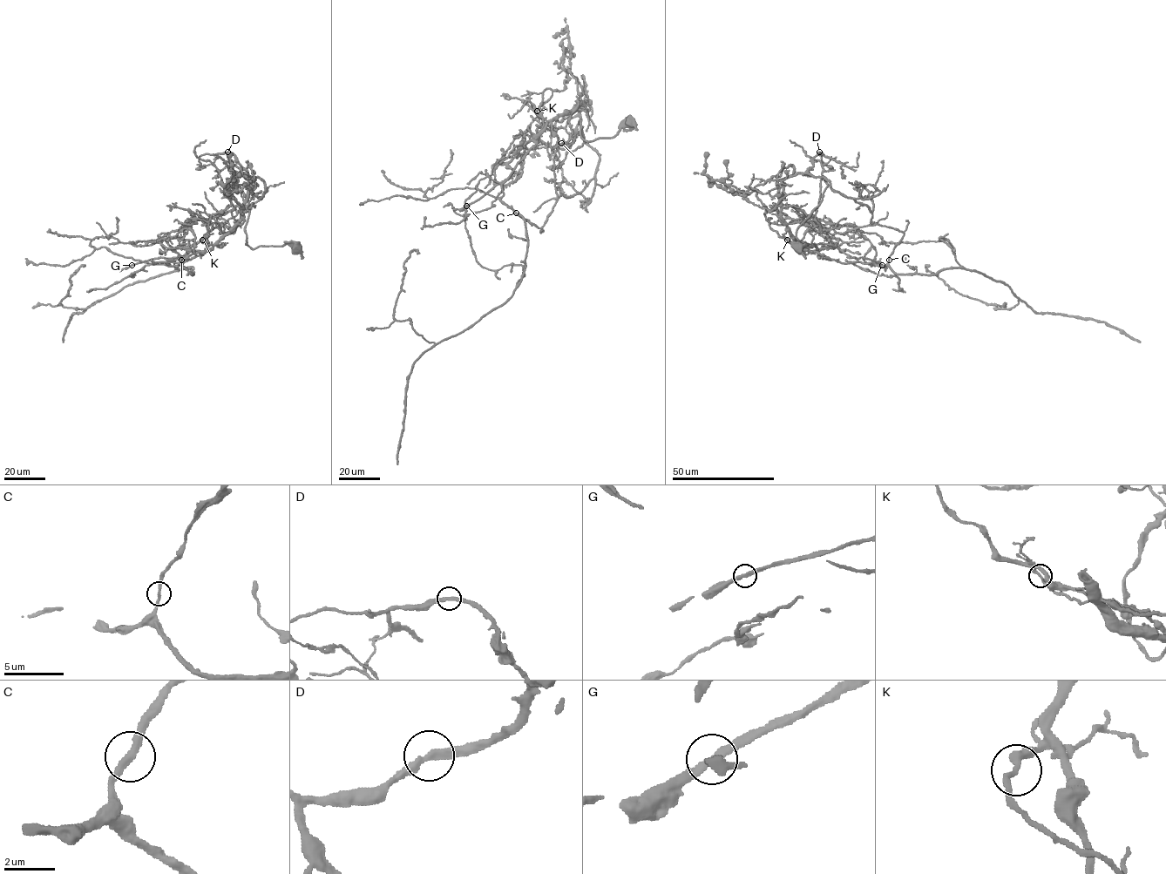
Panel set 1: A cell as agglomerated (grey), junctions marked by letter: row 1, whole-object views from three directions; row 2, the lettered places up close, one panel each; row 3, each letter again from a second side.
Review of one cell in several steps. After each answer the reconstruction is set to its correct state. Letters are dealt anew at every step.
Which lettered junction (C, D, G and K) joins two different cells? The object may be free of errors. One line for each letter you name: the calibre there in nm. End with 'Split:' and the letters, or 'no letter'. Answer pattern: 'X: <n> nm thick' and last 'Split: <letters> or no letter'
K: 260 nm thick
Split: K

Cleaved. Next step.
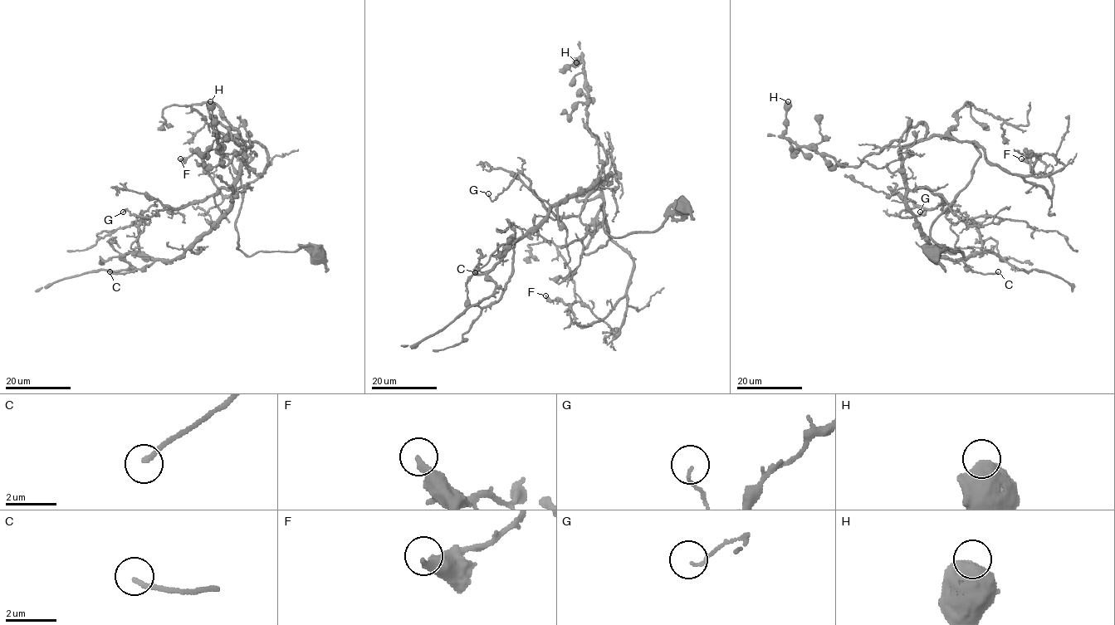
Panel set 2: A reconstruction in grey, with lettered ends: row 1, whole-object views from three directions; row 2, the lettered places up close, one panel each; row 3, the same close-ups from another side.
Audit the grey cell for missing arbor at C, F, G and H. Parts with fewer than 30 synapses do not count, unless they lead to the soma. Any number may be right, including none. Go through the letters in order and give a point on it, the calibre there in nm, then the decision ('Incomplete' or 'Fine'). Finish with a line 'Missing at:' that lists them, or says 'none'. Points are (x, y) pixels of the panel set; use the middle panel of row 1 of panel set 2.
C: Place: (475, 272). Thickness 180 nm. Fine
F: Place: (545, 295). Thickness 360 nm. Fine
G: Place: (488, 193). Thickness 90 nm. Fine
H: Place: (576, 62). Thickness 750 nm. Fine
Missing at: none

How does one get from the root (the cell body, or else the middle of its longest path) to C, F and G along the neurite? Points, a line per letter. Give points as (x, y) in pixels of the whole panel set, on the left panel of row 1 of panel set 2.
C: (319, 255), (238, 249), (242, 186), (217, 150), (233, 135), (242, 148), (233, 203), (182, 255), (110, 271)
F: (319, 255), (238, 249), (242, 186), (217, 147), (258, 141), (264, 171), (227, 197), (194, 151), (180, 158)
G: (319, 255), (238, 249), (242, 186), (217, 150), (235, 135), (242, 155), (233, 190), (150, 217), (123, 212)

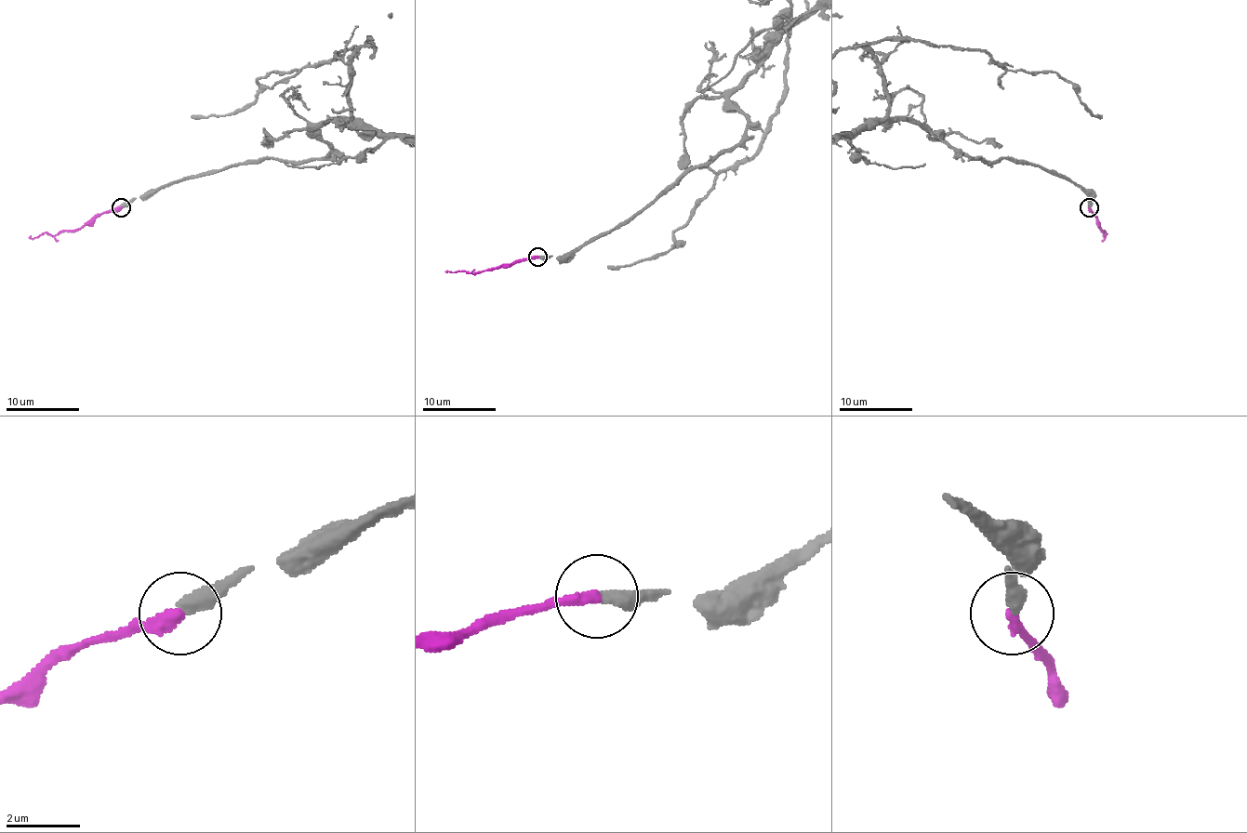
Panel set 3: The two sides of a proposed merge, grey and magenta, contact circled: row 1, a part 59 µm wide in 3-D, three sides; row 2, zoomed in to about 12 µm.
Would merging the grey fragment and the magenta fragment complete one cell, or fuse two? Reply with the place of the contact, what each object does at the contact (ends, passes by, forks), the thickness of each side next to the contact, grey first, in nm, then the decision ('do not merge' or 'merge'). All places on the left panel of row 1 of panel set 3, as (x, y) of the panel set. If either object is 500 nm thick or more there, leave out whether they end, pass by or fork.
(121, 207) | grey ends | magenta ends | 400/320 nm | merge

